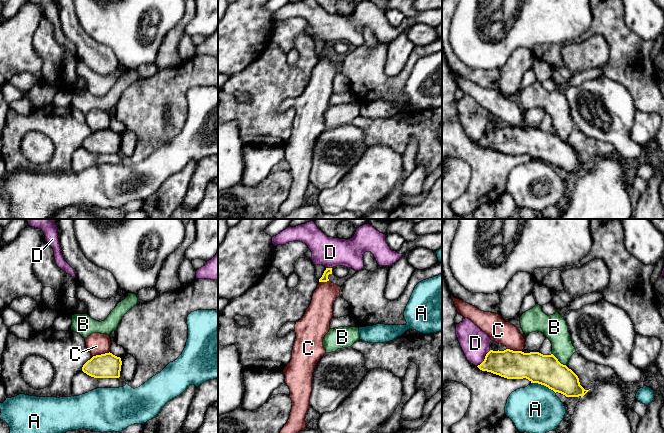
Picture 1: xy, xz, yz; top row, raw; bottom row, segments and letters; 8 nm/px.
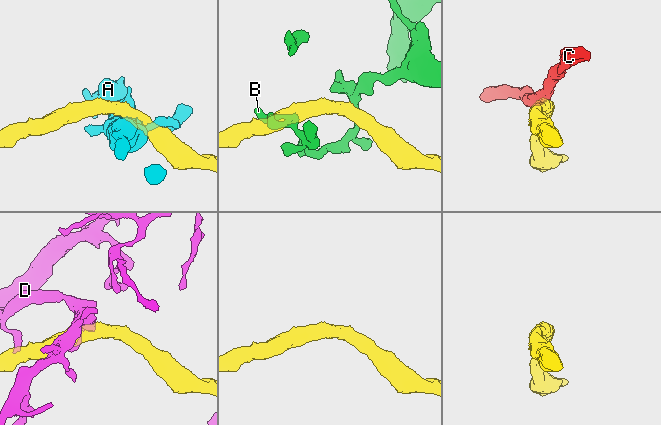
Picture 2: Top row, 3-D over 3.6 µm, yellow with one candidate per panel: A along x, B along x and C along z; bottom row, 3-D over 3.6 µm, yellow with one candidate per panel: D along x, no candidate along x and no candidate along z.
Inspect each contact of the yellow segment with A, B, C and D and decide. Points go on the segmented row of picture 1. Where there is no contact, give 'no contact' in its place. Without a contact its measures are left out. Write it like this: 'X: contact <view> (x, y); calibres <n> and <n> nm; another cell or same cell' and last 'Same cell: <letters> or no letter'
A: contact yz (543, 384); calibres 240 and 380 nm; another cell
B: contact yz (557, 360); calibres 240 and 190 nm; another cell
C: contact xy (101, 354); calibres 200 and 170 nm; same cell
D: contact yz (485, 358); calibres 220 and 240 nm; another cell
Same cell: C

